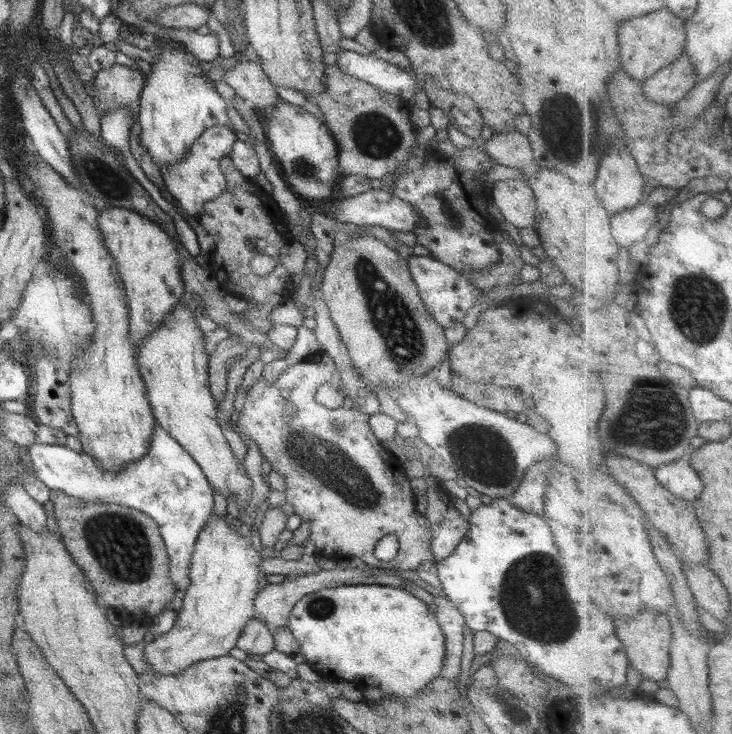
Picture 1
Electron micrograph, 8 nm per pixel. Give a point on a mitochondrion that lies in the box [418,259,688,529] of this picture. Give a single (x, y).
(484, 458)

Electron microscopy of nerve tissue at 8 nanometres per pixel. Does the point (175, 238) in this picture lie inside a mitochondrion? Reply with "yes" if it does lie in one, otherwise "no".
no

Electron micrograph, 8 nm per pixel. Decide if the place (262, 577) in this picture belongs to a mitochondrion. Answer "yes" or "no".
no

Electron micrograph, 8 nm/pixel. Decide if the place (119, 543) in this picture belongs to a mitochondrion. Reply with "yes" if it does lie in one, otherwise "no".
yes

